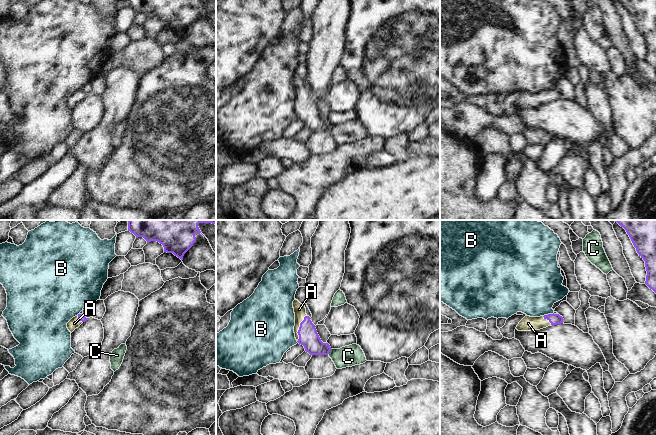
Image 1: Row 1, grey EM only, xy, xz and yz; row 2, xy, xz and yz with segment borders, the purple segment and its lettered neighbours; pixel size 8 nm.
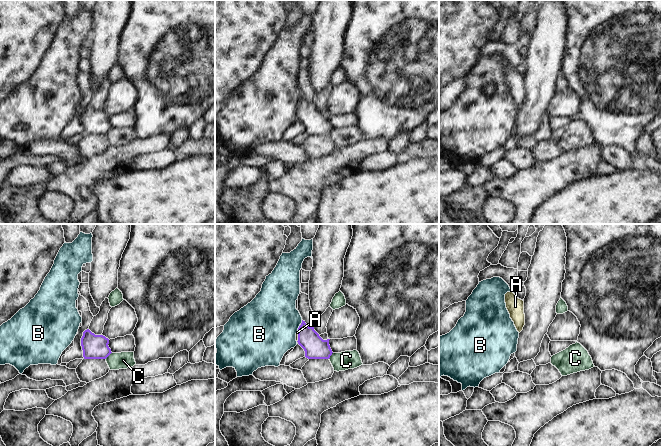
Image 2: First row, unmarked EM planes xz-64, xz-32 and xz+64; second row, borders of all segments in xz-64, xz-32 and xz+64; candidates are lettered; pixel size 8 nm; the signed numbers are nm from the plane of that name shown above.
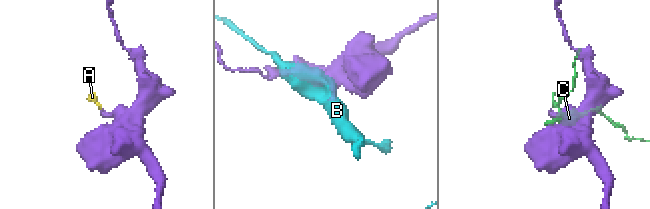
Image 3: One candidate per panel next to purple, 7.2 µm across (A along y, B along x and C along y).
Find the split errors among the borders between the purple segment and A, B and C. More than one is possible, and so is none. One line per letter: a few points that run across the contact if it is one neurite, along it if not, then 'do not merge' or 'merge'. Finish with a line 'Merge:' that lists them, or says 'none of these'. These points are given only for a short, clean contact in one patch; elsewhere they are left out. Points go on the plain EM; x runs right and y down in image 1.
A: line xz (308, 113), (299, 104), (299, 85); merge
B: line yz (553, 88), (543, 92); do not merge
C: line xz (331, 125), (327, 130); do not merge
Merge: A

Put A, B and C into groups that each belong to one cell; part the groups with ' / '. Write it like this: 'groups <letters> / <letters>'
groups A / B / C

